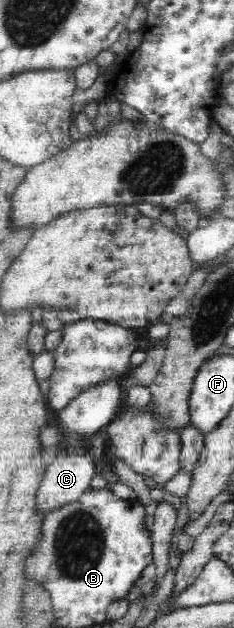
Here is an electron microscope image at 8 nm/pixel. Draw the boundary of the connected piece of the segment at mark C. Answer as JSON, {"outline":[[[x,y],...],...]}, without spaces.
{"outline":[[[77,455],[77,457],[53,459],[53,462],[47,465],[38,492],[35,493],[37,513],[45,517],[52,510],[58,510],[60,506],[76,502],[89,489],[89,482],[94,475],[96,474],[92,457]]]}

